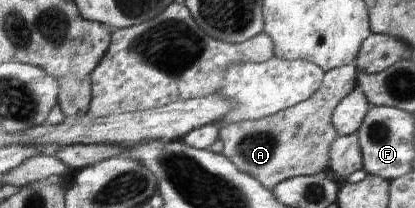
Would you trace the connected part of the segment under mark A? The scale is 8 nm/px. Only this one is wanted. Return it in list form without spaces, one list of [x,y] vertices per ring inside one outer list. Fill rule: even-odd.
[[[355,63],[339,66],[325,72],[322,86],[307,101],[271,117],[220,126],[219,138],[225,143],[222,155],[230,159],[239,171],[253,176],[269,191],[273,191],[281,182],[297,176],[327,172],[330,147],[339,137],[331,118],[342,99],[357,88],[357,75]]]

